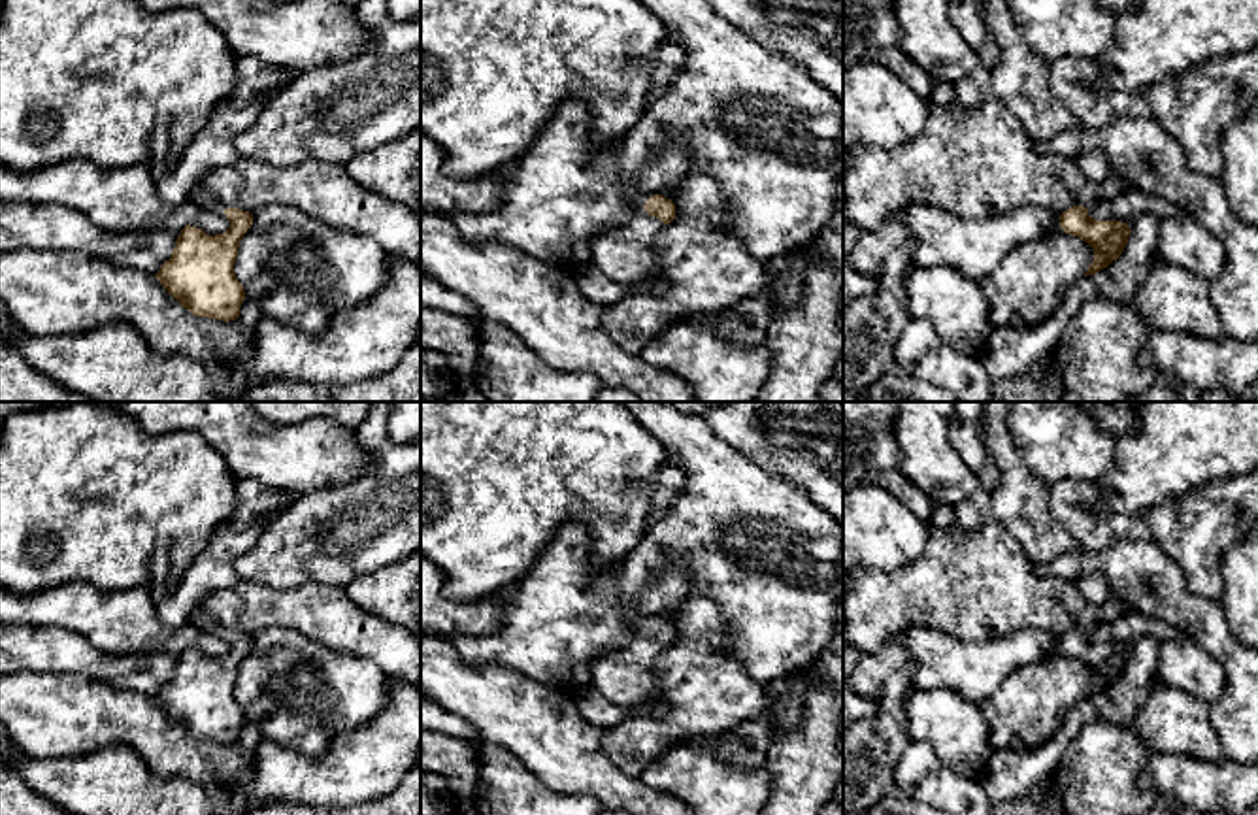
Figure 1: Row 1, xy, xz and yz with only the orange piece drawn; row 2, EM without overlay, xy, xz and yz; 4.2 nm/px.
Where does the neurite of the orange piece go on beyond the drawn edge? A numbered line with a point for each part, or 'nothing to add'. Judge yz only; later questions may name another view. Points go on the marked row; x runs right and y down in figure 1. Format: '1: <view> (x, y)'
nothing to add

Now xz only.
1: xz (623, 251)

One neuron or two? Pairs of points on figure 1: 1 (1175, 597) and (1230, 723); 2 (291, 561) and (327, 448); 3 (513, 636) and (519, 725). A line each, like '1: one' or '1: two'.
1: one
2: two
3: two

